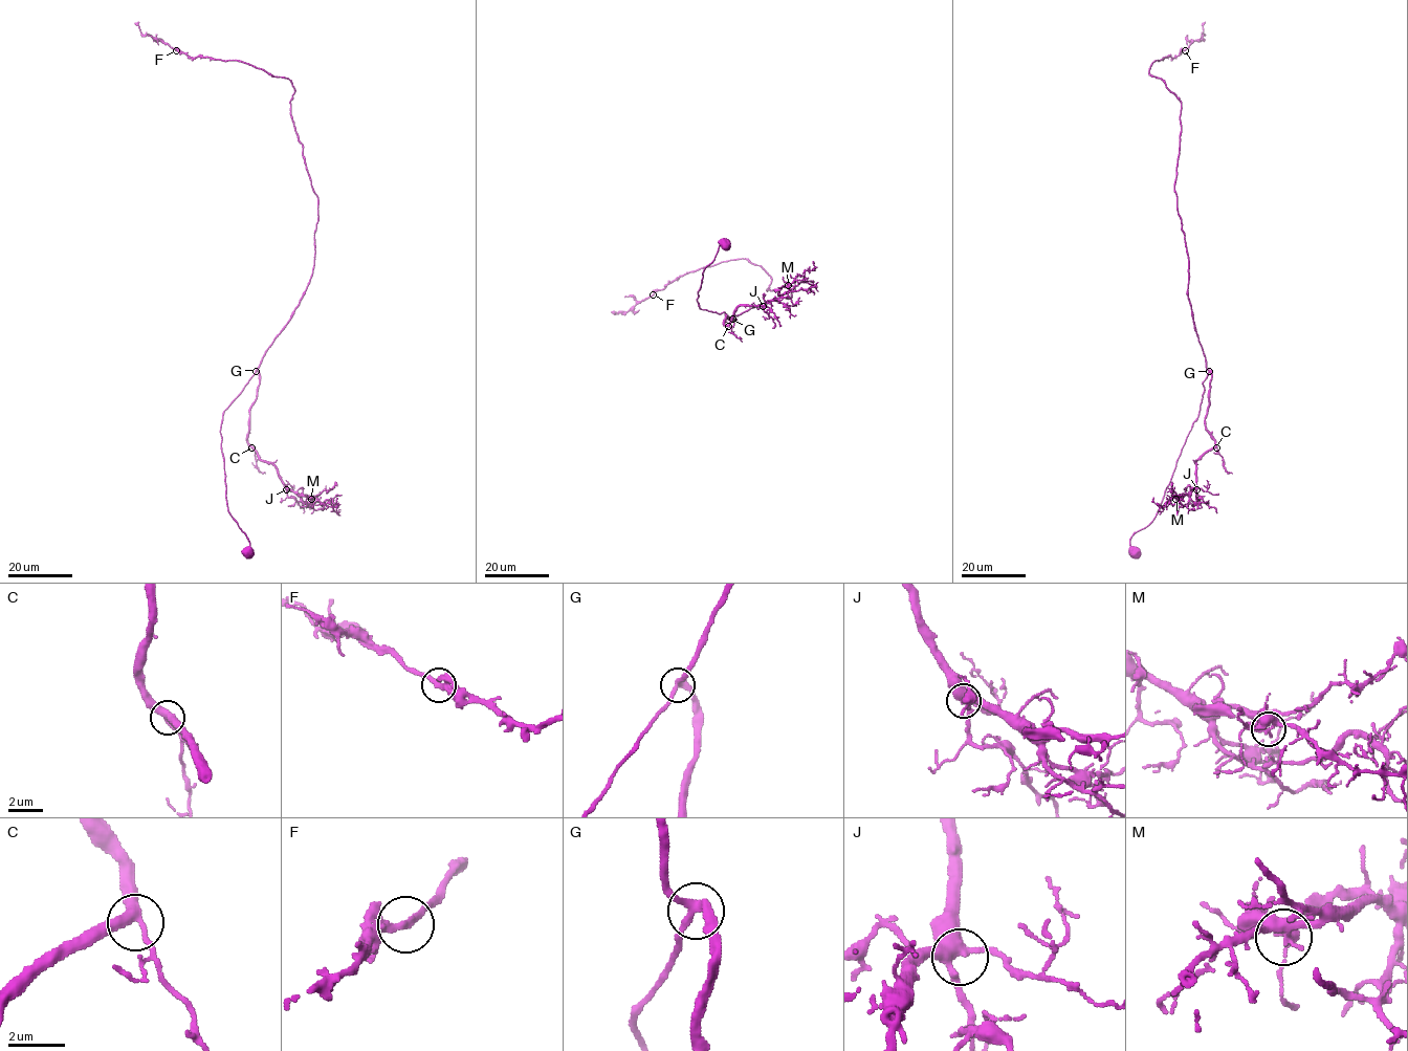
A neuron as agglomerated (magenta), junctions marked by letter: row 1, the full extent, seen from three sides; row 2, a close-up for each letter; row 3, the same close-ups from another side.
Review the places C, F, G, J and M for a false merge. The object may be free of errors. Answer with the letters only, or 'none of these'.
none of these

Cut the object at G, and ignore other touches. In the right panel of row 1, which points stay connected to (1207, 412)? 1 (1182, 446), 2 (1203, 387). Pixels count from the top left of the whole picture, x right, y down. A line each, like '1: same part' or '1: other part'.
1: other part
2: other part

